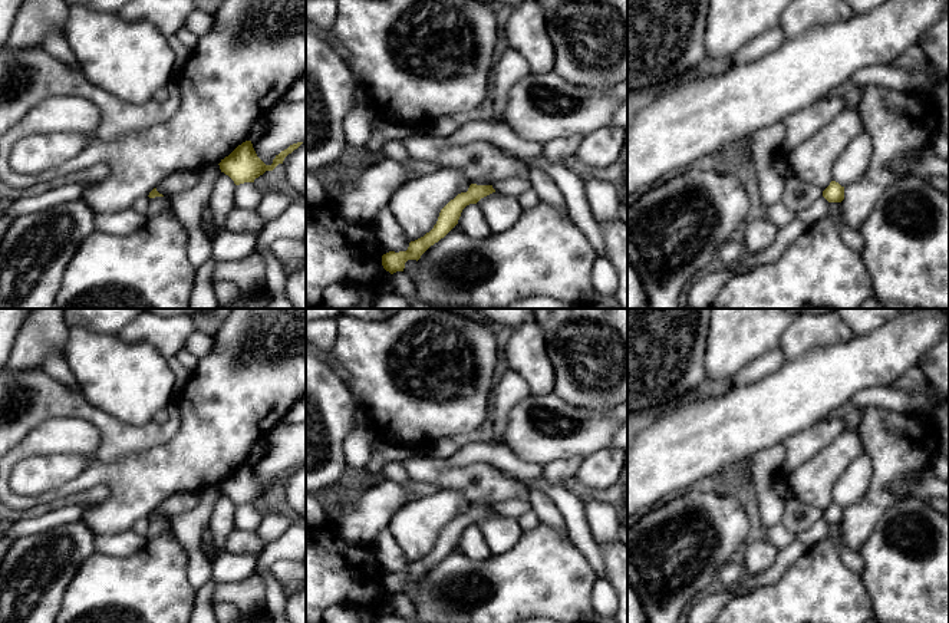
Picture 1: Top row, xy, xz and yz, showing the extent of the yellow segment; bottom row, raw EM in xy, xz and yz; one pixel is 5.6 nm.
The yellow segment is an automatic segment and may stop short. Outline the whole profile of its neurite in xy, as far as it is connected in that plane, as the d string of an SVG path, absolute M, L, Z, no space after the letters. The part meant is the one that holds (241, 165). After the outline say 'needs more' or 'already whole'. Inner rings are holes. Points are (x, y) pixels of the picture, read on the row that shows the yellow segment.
M246 141L238 145L228 156L221 159L220 169L228 175L235 185L244 182L254 182L256 178L263 175L266 171L273 171L279 164L283 164L284 158L297 149L303 142L290 145L281 151L273 159L271 165L266 165L256 154L251 141Z; already whole

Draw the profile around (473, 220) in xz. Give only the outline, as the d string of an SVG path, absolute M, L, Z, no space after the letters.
M478 204L467 205L458 220L461 228L474 238L487 238L491 230Z

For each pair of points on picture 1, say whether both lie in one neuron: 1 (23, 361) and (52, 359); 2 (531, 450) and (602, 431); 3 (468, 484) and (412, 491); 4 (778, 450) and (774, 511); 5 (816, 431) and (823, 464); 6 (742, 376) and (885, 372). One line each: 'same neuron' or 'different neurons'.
1: different neurons
2: same neuron
3: different neurons
4: same neuron
5: different neurons
6: different neurons

